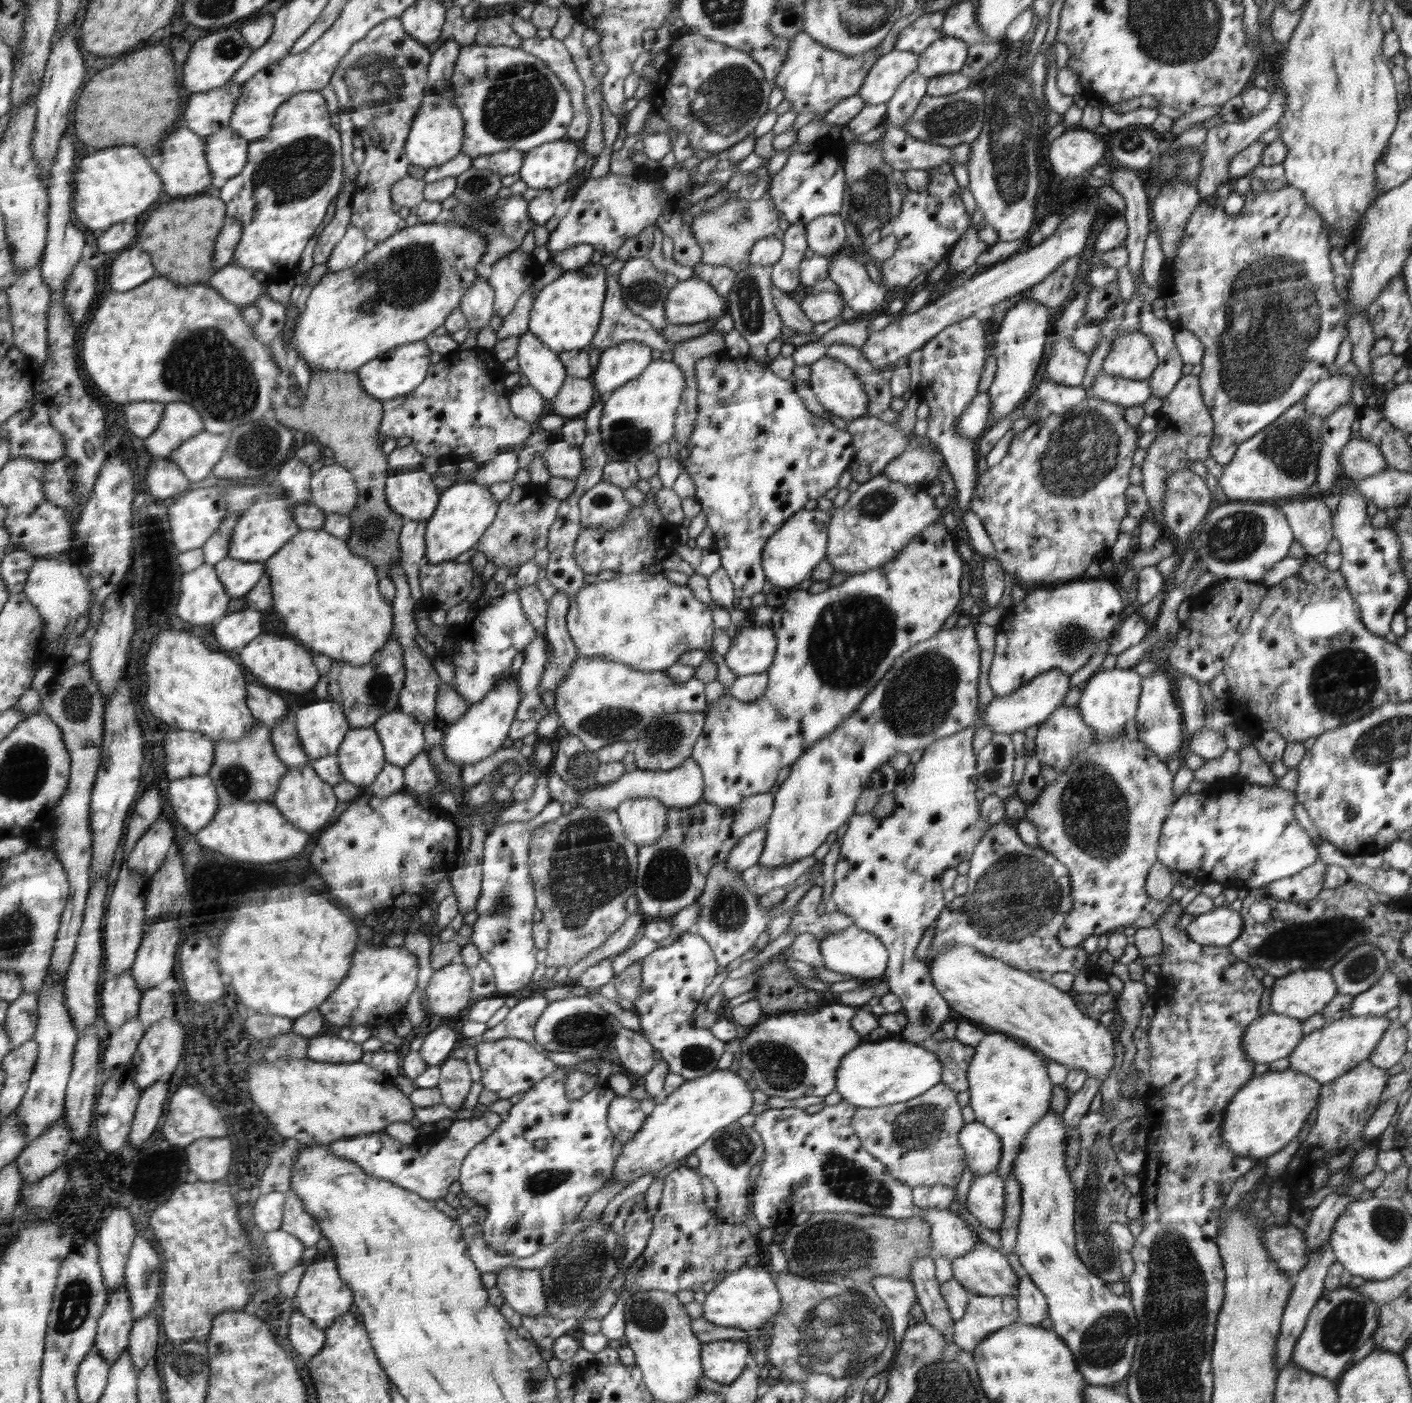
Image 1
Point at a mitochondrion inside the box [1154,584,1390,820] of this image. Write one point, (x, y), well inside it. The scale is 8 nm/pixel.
(1343, 682)

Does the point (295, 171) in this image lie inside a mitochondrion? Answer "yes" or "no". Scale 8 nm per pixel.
yes

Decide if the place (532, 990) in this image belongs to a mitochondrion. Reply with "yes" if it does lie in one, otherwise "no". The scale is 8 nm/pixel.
no

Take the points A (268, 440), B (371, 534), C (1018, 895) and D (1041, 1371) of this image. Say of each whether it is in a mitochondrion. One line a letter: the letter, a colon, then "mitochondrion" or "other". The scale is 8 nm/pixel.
A: mitochondrion
B: mitochondrion
C: mitochondrion
D: other

